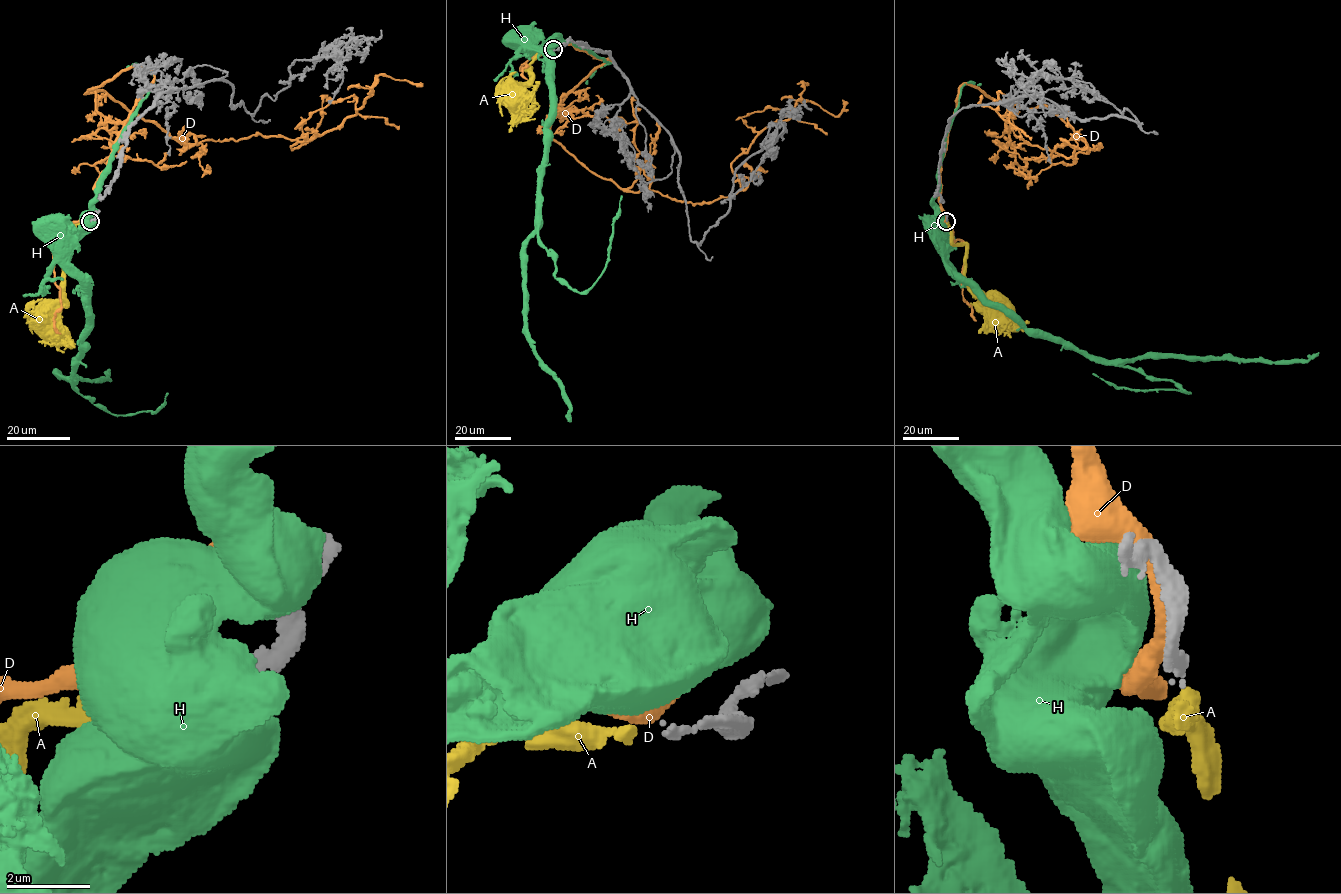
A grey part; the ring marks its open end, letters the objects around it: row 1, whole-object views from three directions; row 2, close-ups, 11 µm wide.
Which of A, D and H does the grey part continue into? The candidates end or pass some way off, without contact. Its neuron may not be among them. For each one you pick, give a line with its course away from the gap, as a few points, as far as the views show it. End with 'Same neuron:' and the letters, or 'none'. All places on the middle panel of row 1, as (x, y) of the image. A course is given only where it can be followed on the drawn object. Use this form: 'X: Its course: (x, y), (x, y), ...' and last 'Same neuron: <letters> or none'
A: Its course: (552, 49), (543, 49), (537, 54), (526, 68), (529, 69), (529, 78), (516, 90), (515, 96)
Same neuron: A

